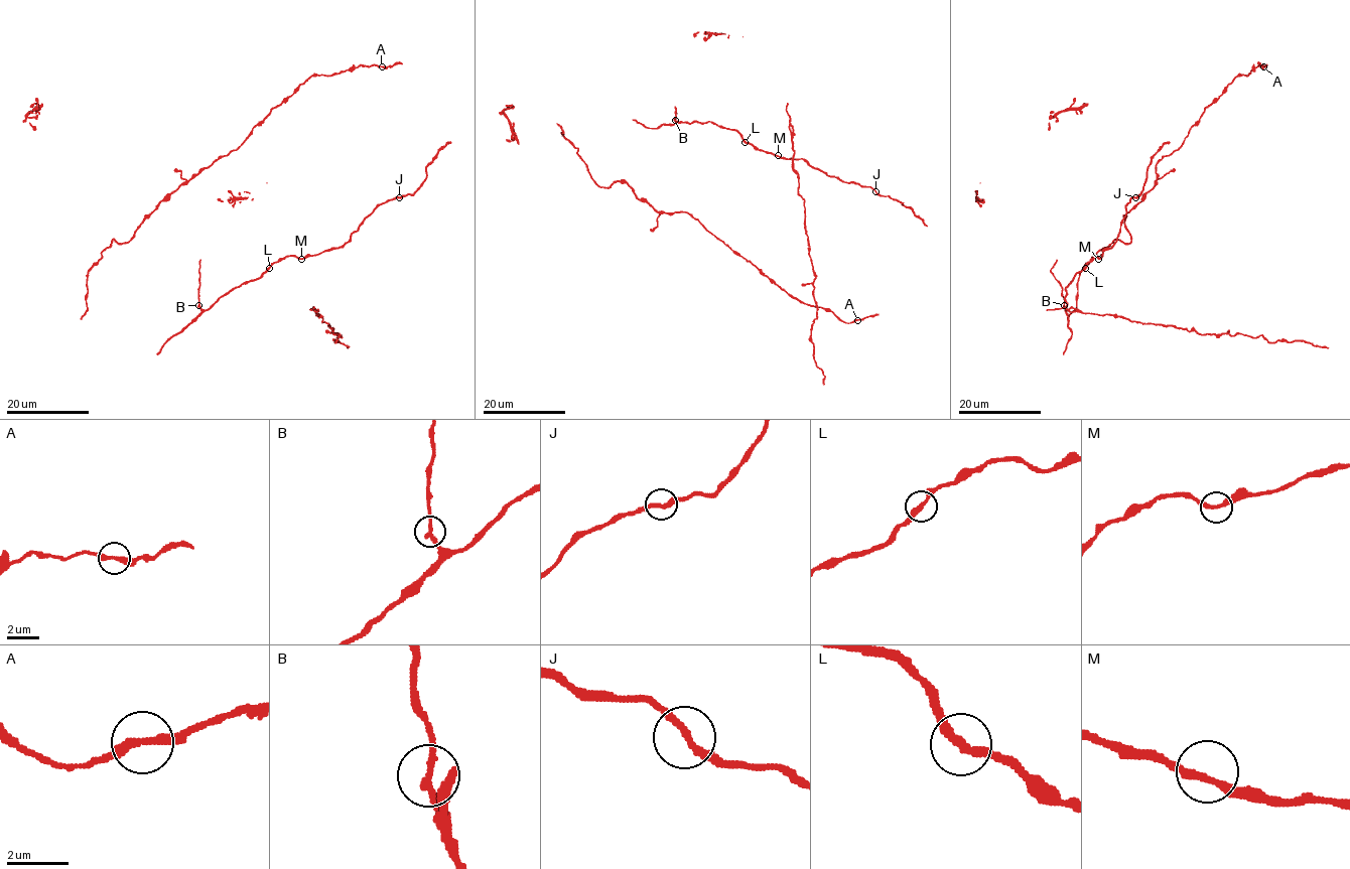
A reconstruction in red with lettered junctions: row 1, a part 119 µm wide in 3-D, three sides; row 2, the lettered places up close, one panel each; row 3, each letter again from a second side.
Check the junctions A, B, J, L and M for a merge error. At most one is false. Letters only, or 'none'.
none

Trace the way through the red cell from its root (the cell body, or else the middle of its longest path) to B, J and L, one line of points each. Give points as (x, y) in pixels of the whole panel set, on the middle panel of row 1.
B: (633, 120), (648, 128), (675, 124), (675, 120)
J: (633, 120), (648, 128), (709, 121), (734, 129), (761, 150), (788, 159), (804, 159), (828, 175), (875, 191)
L: (633, 120), (648, 128), (679, 122), (709, 121), (720, 127), (734, 129), (745, 141)

